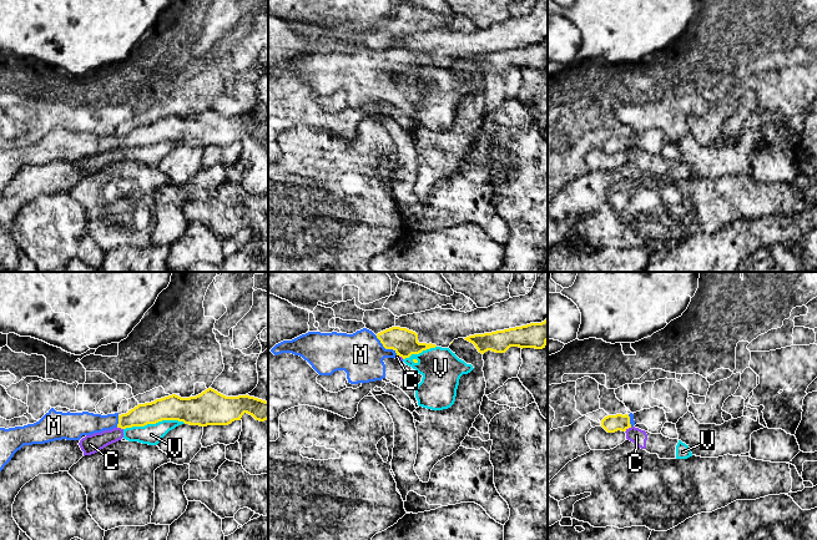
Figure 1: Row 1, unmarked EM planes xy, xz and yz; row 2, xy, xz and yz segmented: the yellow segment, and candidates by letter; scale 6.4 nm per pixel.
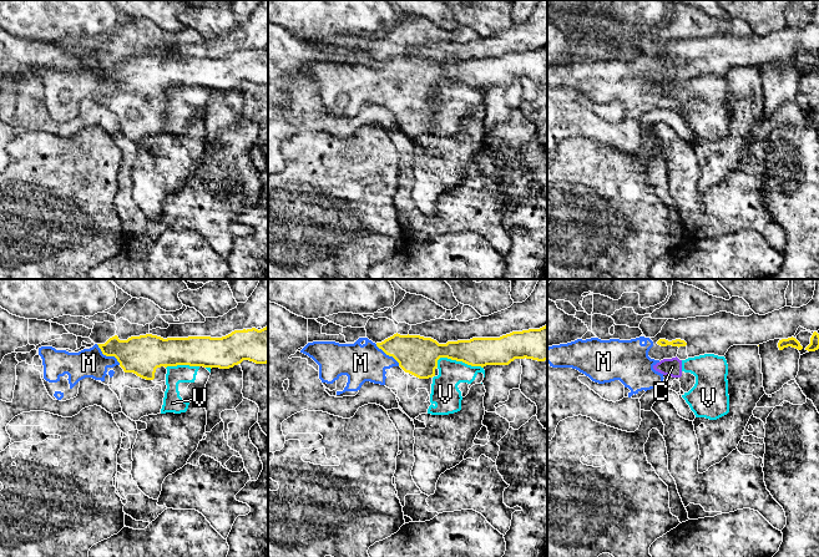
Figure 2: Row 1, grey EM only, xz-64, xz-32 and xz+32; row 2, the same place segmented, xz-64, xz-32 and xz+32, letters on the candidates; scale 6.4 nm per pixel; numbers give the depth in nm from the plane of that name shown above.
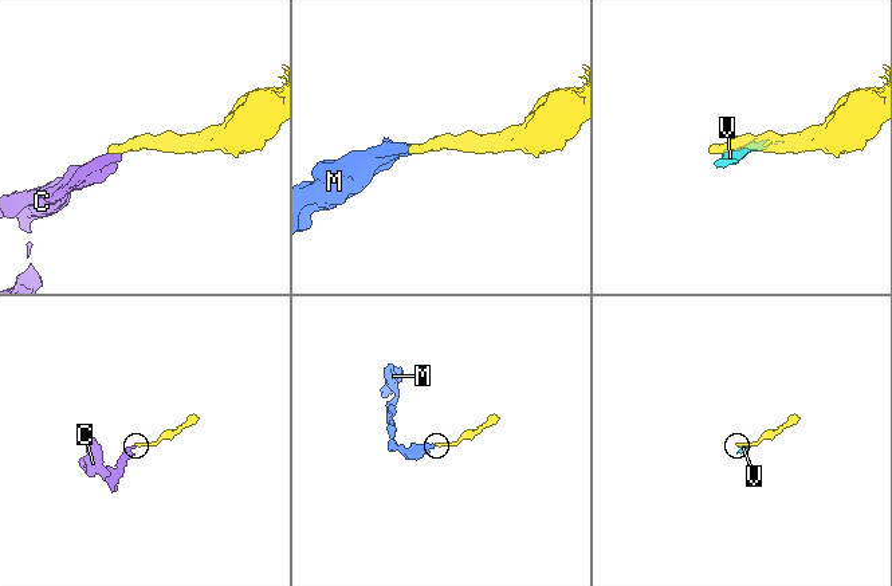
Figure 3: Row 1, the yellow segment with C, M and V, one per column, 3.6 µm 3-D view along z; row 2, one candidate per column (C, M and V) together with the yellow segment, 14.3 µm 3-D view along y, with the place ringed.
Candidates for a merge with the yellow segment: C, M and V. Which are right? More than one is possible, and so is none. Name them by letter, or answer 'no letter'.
M

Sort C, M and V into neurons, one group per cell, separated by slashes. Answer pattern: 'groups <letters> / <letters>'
groups C V / M

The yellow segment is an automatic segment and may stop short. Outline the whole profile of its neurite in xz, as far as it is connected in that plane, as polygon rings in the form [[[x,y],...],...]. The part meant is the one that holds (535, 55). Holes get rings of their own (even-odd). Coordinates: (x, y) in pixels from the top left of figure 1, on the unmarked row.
[[[548,40],[541,44],[474,55],[464,60],[473,64],[481,75],[488,71],[505,74],[510,67],[543,70],[548,62]]]

